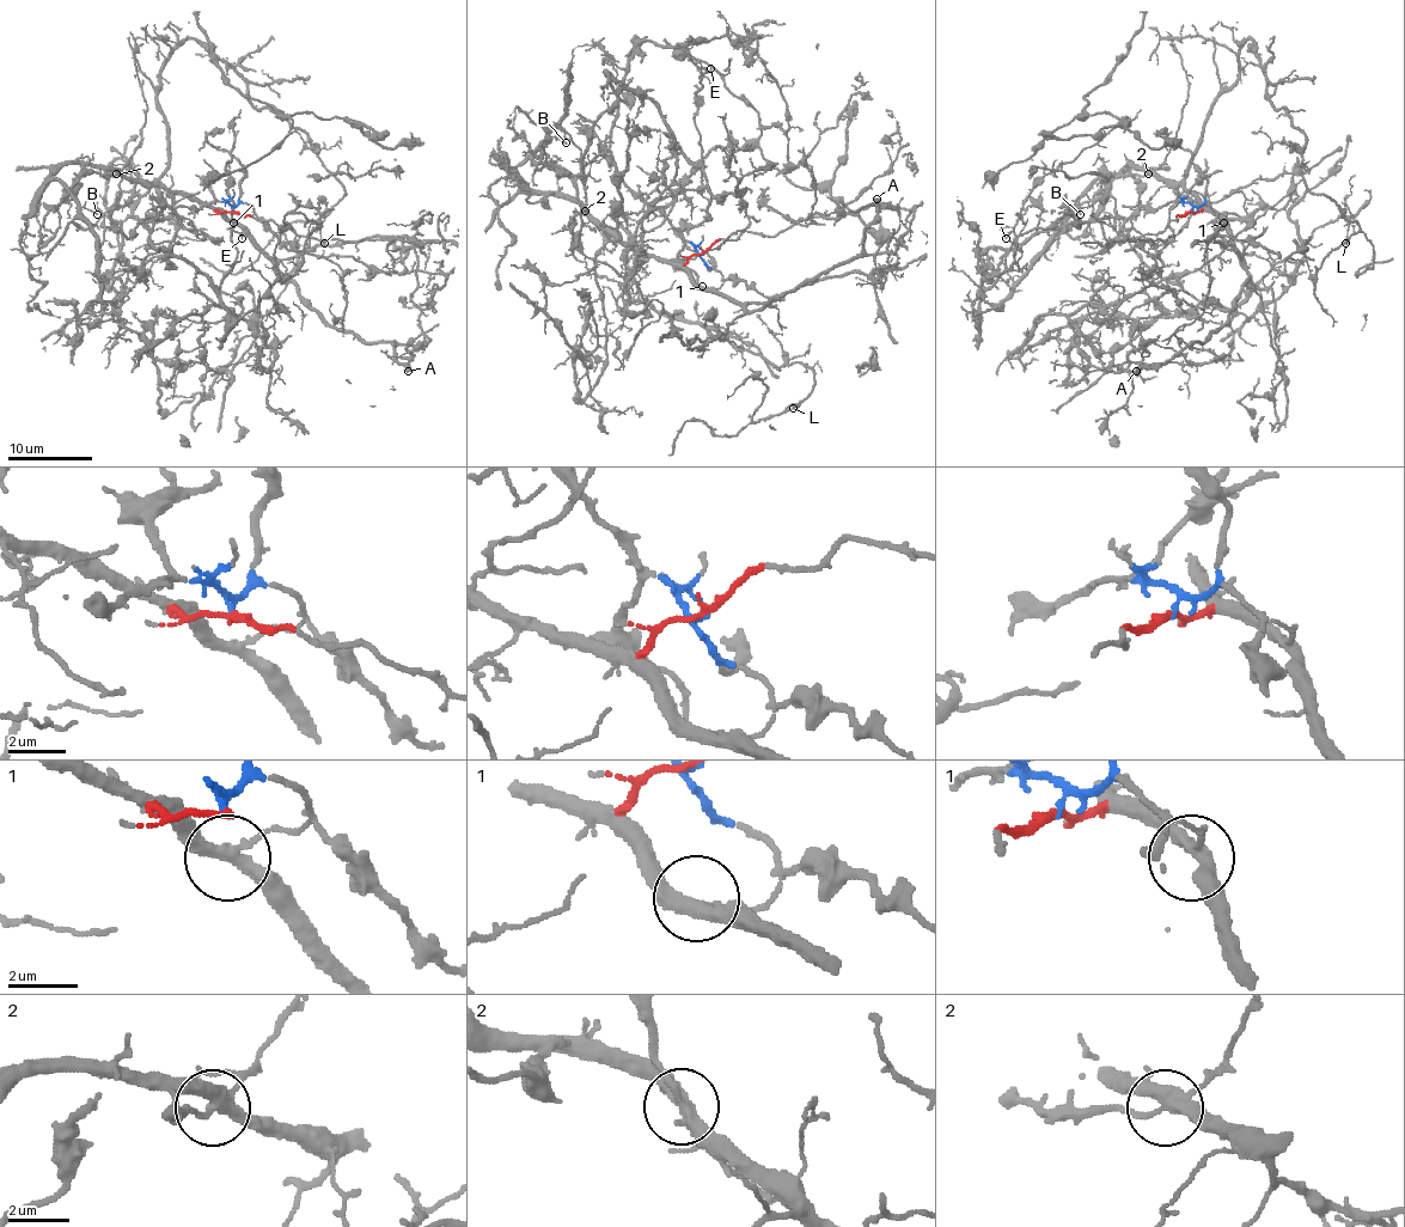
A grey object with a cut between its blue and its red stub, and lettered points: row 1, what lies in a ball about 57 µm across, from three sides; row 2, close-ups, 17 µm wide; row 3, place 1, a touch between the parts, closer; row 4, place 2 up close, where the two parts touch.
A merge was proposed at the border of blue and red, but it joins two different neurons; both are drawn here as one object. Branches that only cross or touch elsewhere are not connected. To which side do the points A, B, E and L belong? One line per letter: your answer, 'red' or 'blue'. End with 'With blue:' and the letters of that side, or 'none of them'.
A: red
B: red
E: blue
L: red
With blue: E

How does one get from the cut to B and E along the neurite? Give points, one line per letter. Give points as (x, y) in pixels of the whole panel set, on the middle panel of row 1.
B: (702, 252), (684, 263), (658, 261), (612, 238), (579, 205), (536, 194), (518, 169), (551, 136), (566, 144)
E: (702, 255), (618, 175), (610, 130), (627, 59), (643, 42), (679, 44), (707, 69), (701, 75), (710, 67)

